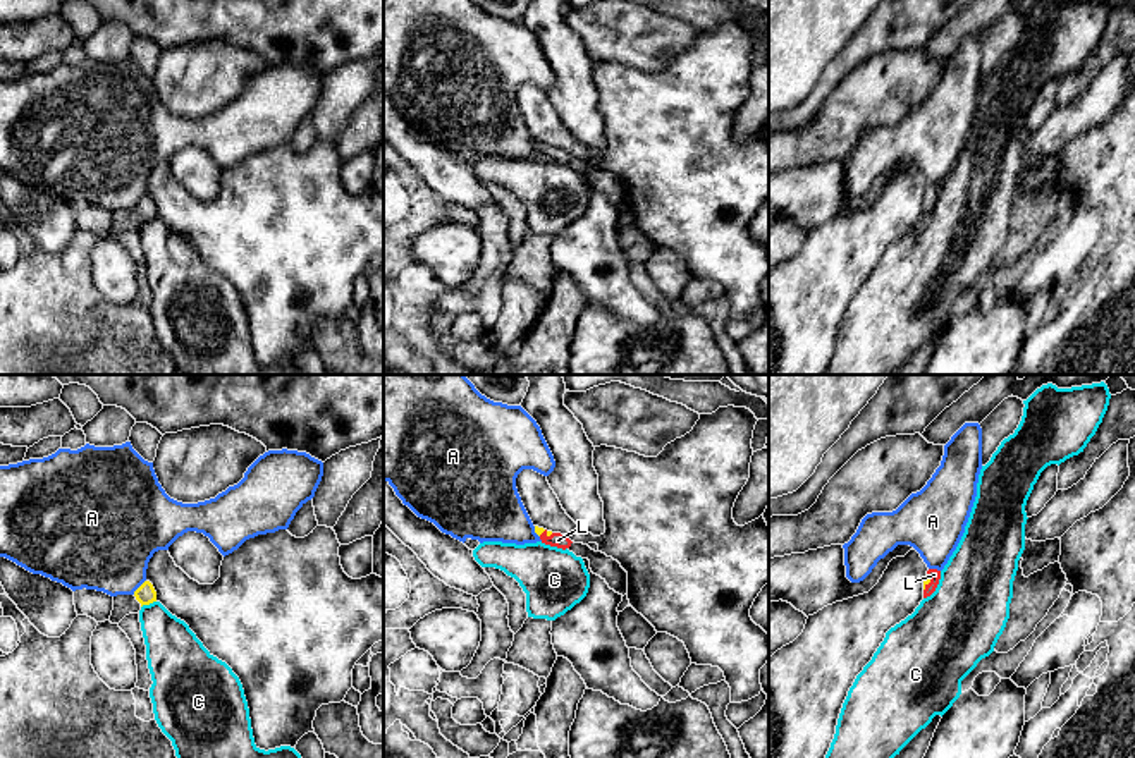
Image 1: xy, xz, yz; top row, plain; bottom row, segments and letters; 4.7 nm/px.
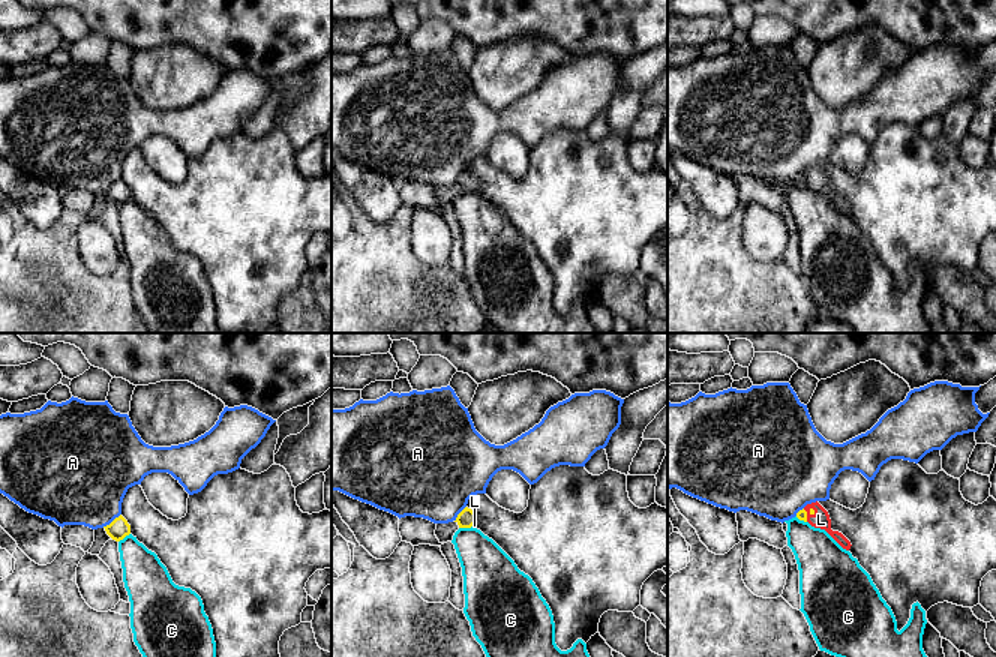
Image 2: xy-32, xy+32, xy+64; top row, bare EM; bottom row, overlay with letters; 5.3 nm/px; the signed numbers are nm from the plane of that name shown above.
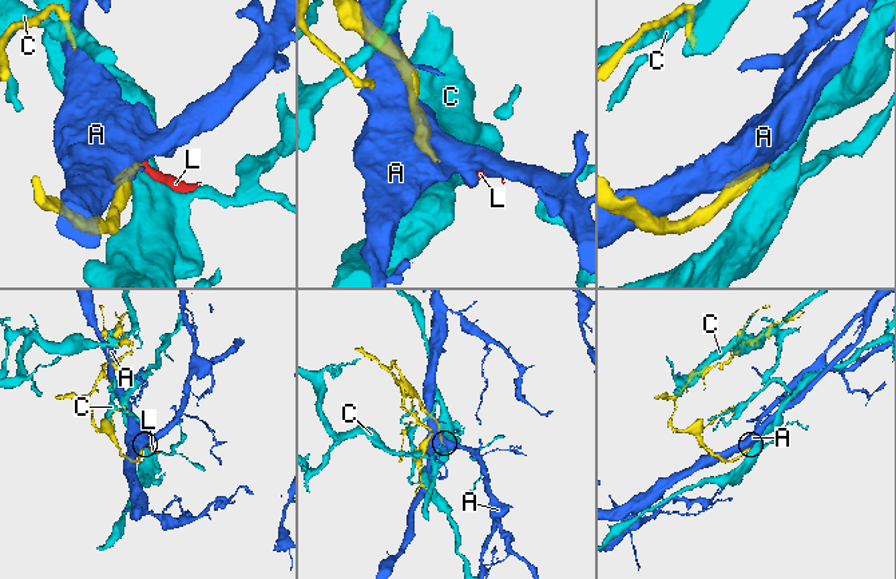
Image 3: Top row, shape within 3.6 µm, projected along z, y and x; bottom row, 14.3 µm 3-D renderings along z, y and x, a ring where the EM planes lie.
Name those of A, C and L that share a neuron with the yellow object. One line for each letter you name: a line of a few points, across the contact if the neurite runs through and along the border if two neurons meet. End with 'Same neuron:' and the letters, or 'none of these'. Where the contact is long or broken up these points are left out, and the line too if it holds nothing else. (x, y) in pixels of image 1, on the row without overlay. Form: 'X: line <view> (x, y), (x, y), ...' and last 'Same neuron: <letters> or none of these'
L: line xz (549, 148), (547, 148), (558, 155)
Same neuron: L

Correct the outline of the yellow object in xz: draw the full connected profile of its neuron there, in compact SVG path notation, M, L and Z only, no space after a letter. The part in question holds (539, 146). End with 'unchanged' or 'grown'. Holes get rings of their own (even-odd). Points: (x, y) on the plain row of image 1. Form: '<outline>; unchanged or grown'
M535 141L535 148L540 151L542 158L550 160L550 162L557 162L557 163L569 163L571 162L571 155L561 148L552 148L547 146L543 143Z; grown

